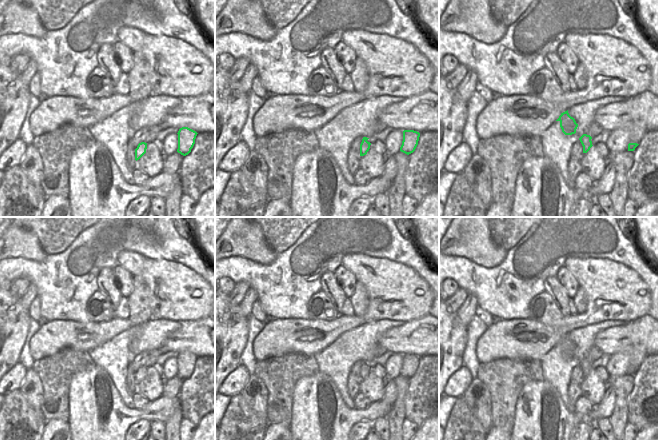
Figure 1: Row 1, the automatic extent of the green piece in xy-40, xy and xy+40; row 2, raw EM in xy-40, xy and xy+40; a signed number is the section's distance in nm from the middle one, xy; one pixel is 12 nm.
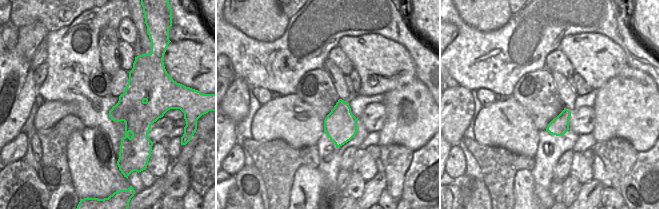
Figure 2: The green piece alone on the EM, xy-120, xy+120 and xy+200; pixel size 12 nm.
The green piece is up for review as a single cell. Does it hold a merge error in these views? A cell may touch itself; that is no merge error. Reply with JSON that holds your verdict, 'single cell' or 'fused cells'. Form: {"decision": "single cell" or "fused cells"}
{"decision": "single cell"}

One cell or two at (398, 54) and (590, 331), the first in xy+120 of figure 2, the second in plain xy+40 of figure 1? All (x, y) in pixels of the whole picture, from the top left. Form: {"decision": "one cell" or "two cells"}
{"decision": "two cells"}

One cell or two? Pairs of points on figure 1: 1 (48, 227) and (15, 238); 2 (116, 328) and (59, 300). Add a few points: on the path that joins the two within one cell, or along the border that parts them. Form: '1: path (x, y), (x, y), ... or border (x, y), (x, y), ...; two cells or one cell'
1: border (22, 227), (28, 228), (35, 235), (45, 252); two cells
2: border (66, 319), (79, 322), (91, 321); two cells

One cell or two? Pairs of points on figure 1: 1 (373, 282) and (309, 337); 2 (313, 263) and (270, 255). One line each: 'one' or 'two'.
1: one
2: two

